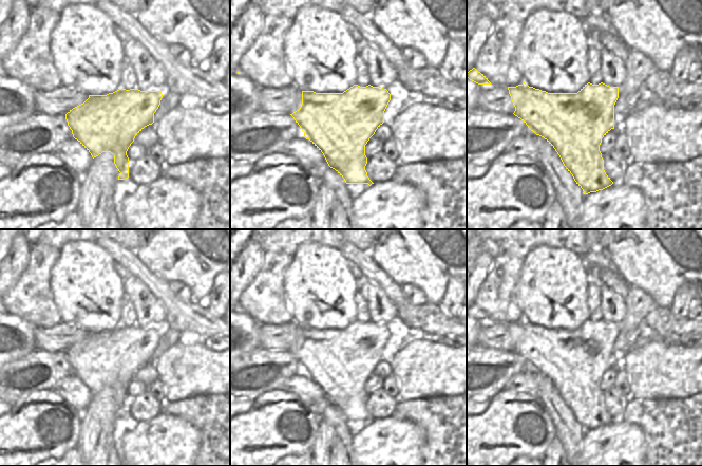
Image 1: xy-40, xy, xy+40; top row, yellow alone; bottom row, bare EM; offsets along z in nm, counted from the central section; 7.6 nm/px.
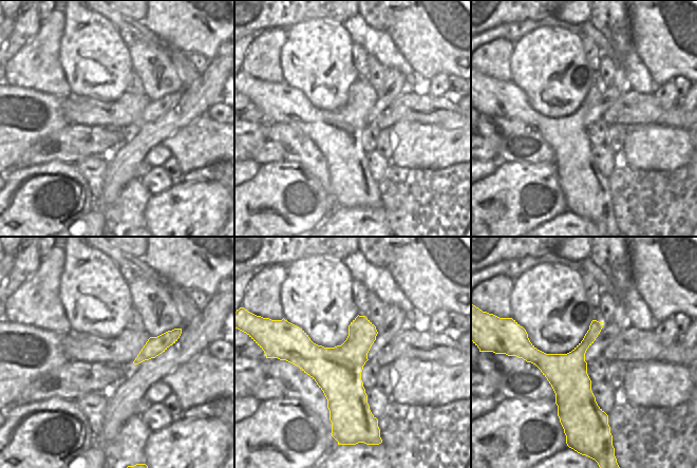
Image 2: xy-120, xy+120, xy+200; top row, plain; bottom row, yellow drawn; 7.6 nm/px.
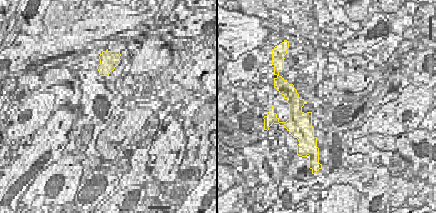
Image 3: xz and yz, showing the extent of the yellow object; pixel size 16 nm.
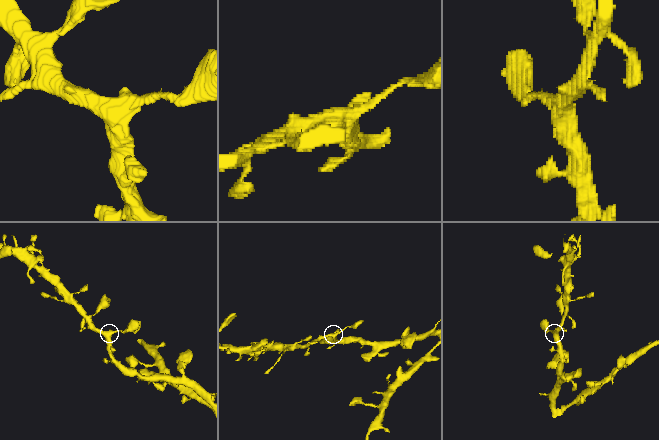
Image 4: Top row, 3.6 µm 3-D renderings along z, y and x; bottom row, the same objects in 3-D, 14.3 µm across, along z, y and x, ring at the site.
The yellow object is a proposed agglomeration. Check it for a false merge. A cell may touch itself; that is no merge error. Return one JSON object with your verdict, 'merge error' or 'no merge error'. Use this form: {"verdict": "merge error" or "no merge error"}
{"verdict": "no merge error"}

